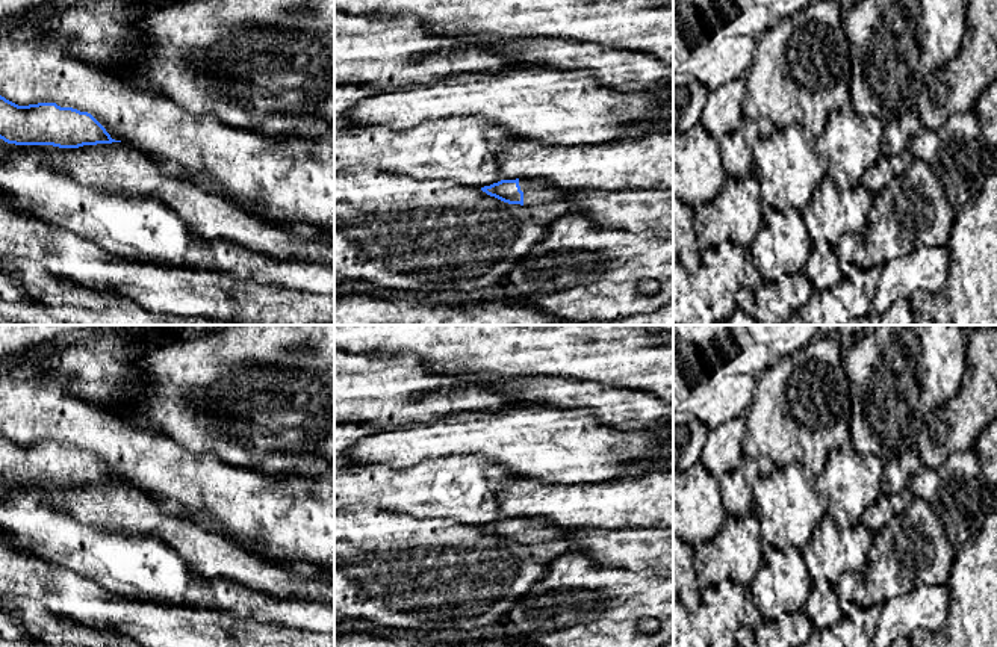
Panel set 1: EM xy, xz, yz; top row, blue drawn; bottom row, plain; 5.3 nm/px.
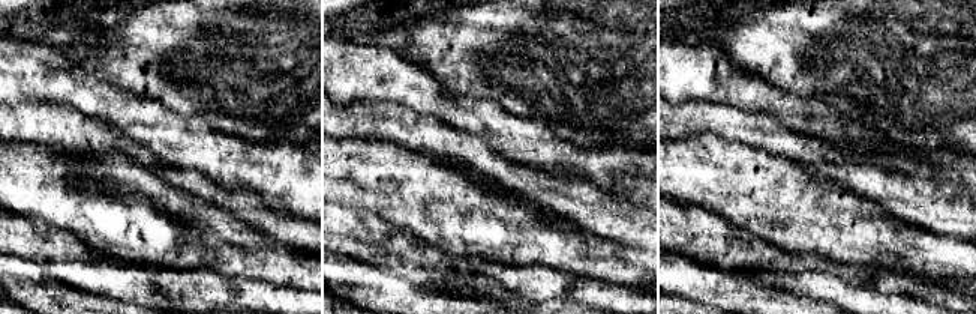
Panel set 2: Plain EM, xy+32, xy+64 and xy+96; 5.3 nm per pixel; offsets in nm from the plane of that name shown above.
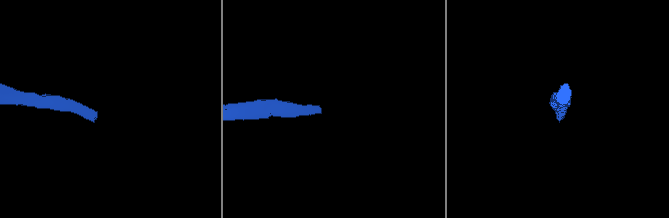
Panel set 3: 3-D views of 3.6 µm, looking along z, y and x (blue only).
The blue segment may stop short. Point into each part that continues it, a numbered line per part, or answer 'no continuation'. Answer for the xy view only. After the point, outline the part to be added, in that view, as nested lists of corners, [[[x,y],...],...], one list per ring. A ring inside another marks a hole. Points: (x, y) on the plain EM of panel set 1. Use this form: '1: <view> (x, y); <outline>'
no continuation

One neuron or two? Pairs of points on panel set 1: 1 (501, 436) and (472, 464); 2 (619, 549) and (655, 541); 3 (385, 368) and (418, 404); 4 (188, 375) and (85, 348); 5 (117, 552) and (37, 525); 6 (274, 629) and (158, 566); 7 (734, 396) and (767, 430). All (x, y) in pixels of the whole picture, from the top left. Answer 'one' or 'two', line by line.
1: two
2: one
3: one
4: two
5: one
6: two
7: two

